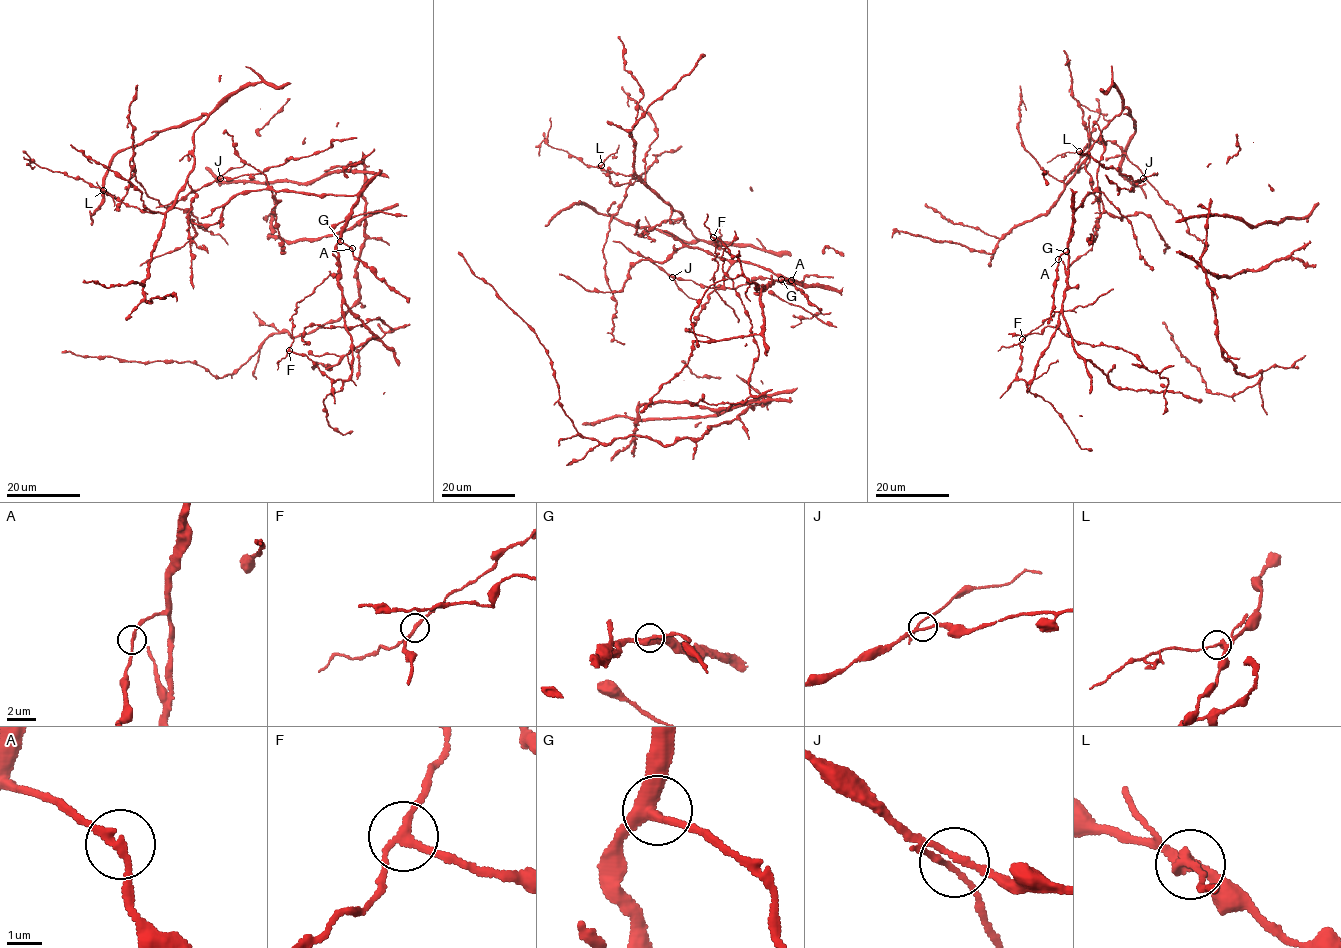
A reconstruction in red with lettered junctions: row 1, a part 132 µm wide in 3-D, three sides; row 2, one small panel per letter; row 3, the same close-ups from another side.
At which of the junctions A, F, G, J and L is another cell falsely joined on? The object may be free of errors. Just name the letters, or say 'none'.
F

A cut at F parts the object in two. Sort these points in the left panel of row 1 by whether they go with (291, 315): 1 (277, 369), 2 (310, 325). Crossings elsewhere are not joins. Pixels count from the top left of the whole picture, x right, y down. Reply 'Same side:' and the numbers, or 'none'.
Same side: 1

